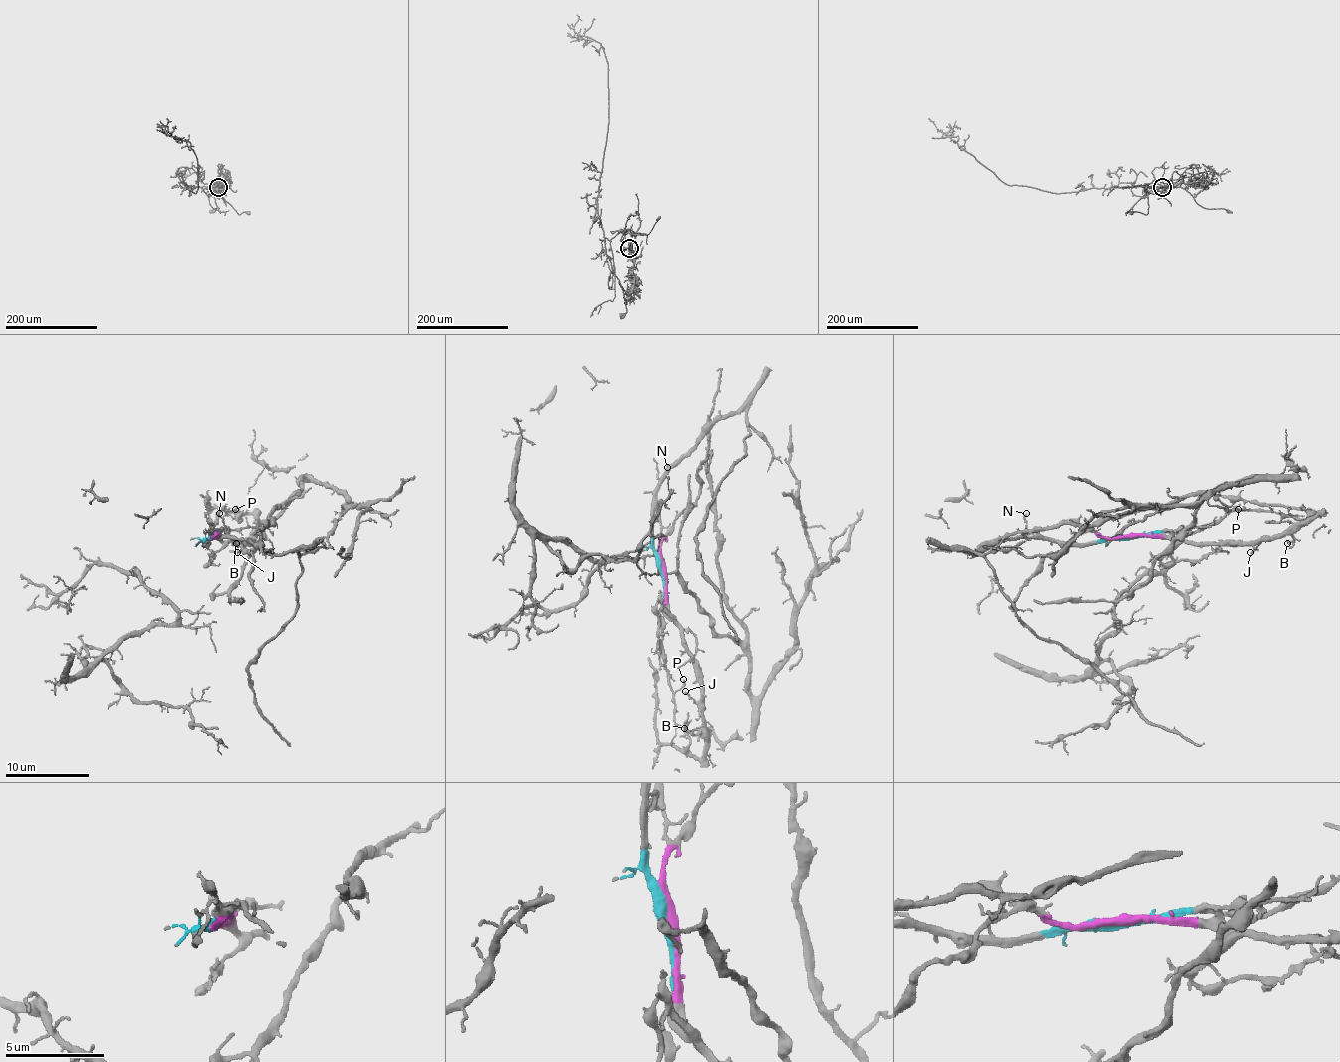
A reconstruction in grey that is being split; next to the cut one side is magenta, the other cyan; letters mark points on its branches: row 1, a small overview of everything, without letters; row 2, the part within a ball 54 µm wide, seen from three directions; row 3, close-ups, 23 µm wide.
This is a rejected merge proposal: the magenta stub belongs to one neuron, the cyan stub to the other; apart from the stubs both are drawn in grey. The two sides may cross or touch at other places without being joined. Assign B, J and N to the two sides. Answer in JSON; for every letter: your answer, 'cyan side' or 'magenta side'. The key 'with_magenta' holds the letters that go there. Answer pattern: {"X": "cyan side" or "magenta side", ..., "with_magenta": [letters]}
{"B": "magenta side", "J": "magenta side", "N": "cyan side", "with_magenta": ["B", "J"]}

